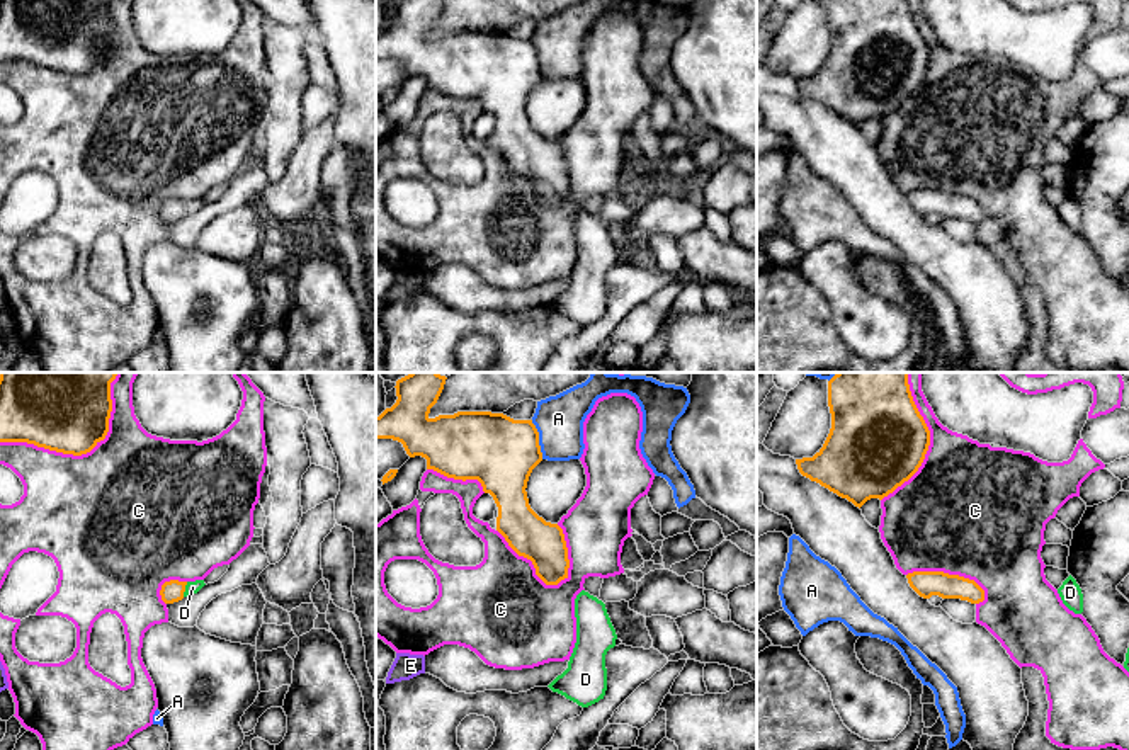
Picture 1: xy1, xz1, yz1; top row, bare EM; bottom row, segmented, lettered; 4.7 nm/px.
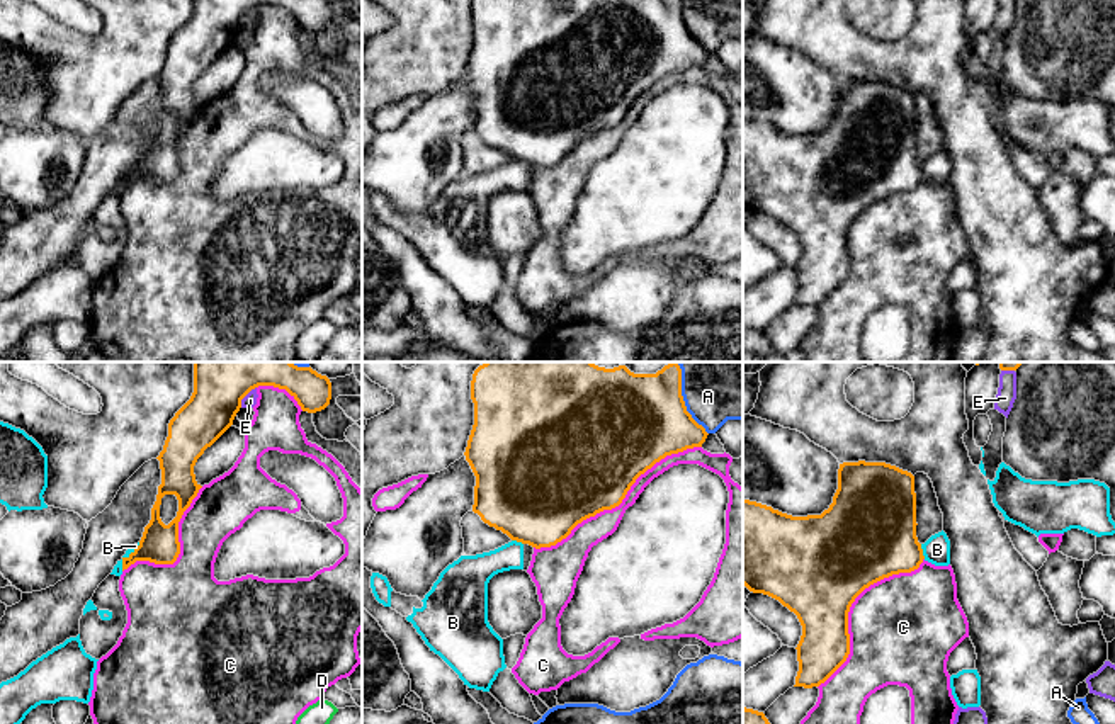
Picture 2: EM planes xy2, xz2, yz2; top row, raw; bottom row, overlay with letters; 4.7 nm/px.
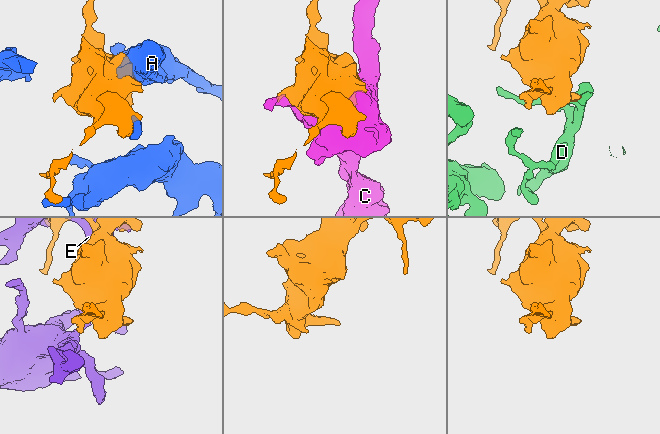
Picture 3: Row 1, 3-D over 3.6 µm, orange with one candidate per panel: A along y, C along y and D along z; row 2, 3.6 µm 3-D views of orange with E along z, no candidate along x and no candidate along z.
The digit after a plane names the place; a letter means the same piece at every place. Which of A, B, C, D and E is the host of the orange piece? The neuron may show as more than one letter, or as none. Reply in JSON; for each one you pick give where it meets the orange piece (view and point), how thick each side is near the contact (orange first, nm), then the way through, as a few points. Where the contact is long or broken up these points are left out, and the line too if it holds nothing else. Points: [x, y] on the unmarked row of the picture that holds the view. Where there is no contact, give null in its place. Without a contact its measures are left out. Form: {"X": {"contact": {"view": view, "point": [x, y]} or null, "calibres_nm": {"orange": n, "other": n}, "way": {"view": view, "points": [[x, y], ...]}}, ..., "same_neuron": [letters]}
{"D": {"contact": {"view": "xy1", "point": [184, 208]}, "calibres_nm": {"orange": 100, "other": 60}, "way": {"view": "xy1", "points": [[172, 210], [184, 208], [192, 206]]}}, "same_neuron": ["D"]}

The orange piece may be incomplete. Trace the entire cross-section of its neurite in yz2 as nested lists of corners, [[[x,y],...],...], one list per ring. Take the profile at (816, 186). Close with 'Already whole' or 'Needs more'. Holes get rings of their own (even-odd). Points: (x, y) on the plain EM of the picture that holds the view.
[[[843,82],[838,109],[821,134],[792,136],[743,117],[743,204],[778,219],[802,245],[794,306],[824,303],[848,277],[848,231],[870,204],[923,182],[916,156],[914,95],[886,82]]]. Already whole

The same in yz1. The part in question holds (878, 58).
[[[828,0],[828,26],[831,48],[823,66],[813,77],[796,78],[803,95],[860,128],[871,117],[882,119],[918,90],[930,65],[930,49],[913,20],[908,0]]]. Already whole

